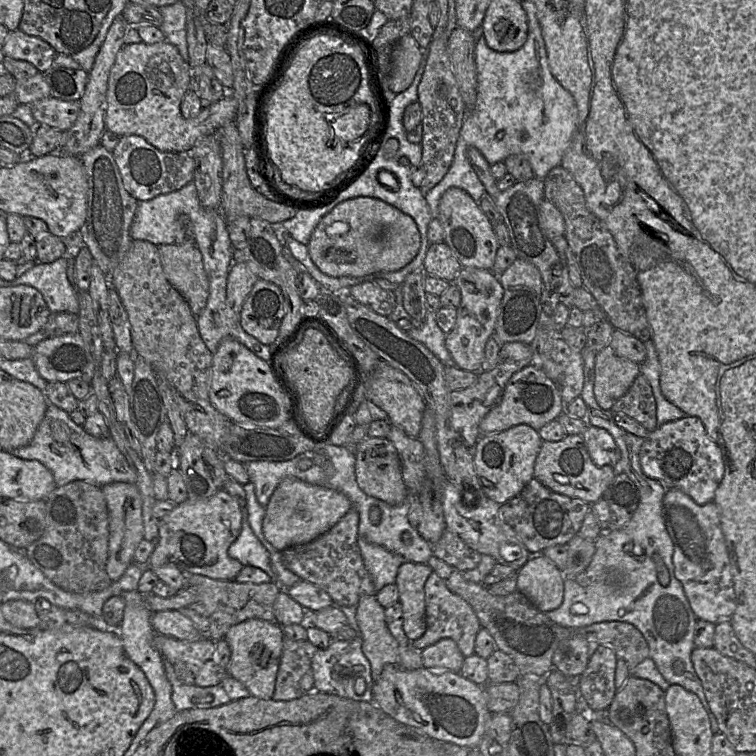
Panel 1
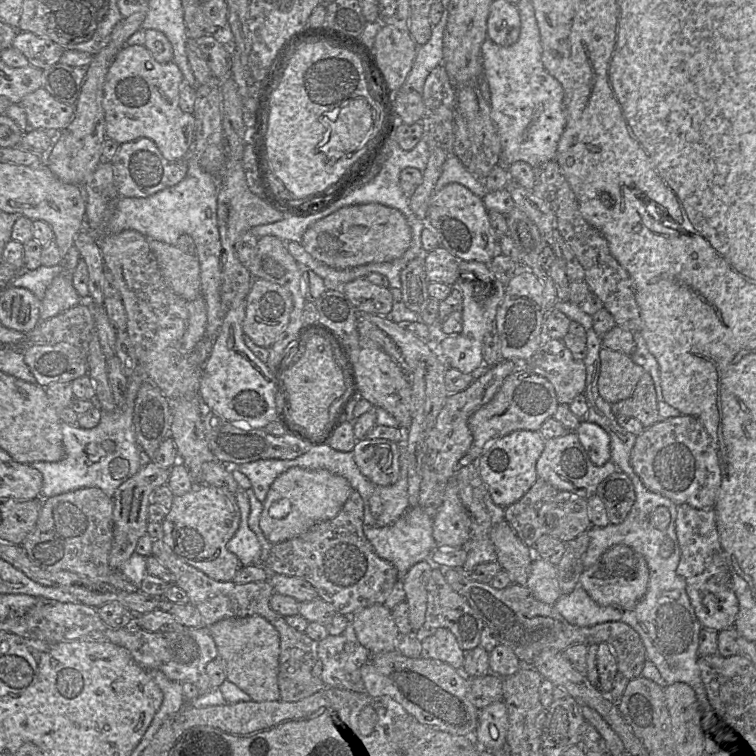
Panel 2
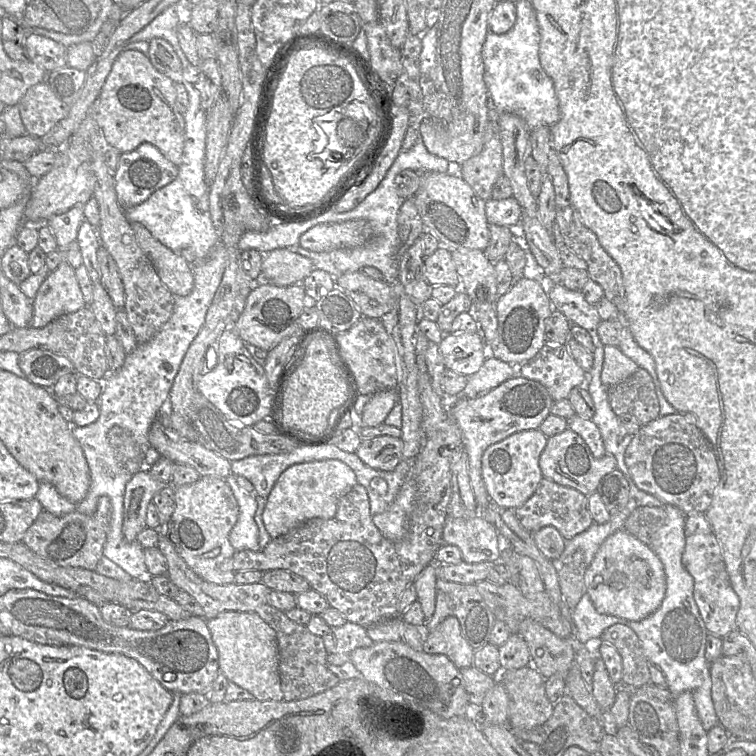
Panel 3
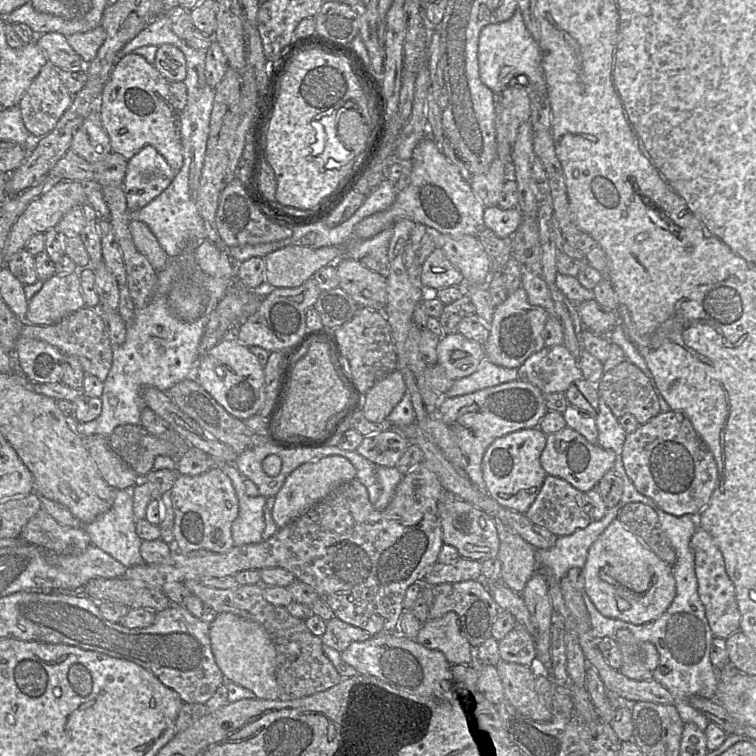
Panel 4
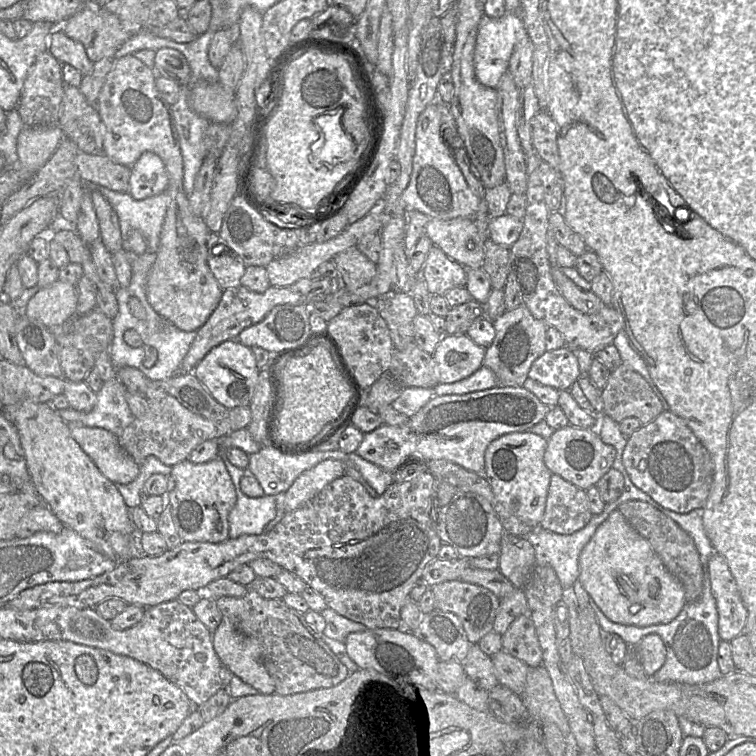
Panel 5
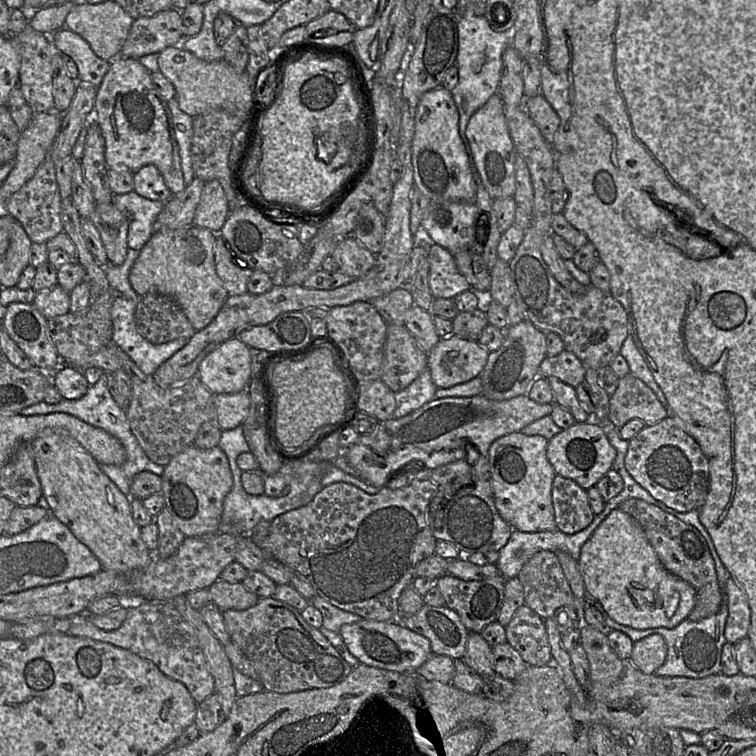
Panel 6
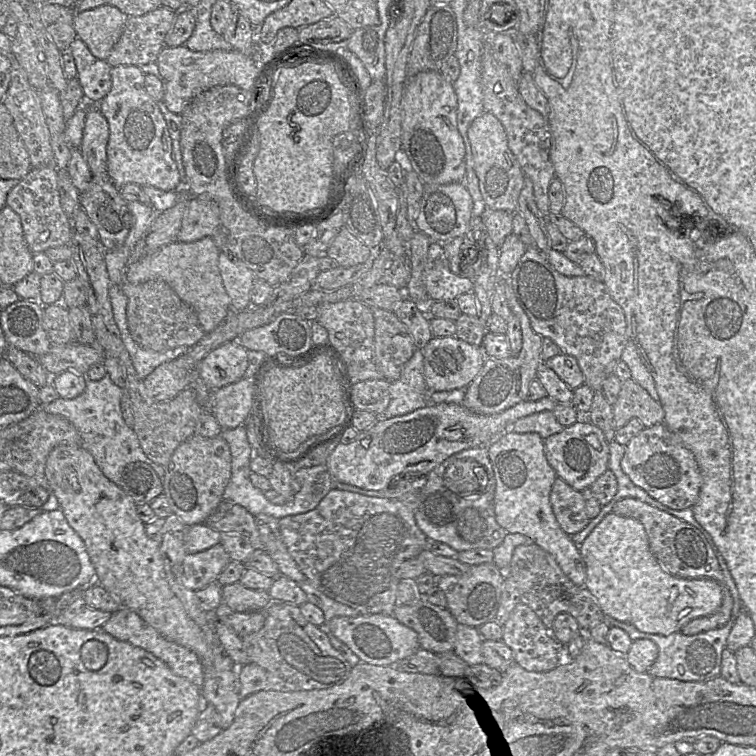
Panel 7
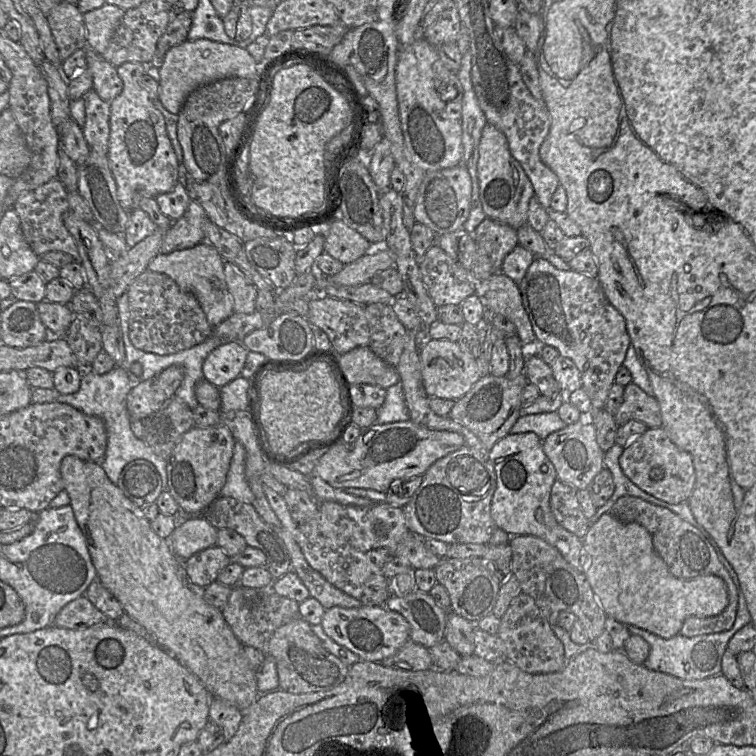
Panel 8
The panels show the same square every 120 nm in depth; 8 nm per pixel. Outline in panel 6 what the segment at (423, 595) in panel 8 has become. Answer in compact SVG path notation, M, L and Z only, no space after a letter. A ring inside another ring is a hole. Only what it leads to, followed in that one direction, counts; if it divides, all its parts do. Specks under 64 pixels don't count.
M424 604L414 615L399 616L399 622L426 637L434 655L445 655L454 660L464 656L469 631L452 609Z

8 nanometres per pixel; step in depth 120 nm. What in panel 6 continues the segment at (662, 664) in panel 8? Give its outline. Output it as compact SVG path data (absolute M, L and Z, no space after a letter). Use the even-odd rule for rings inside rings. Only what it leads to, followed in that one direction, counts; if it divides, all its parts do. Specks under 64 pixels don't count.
M723 595L719 611L700 621L683 620L673 629L649 628L636 630L615 622L604 611L599 602L592 601L594 607L600 612L605 623L612 630L626 634L634 643L652 634L661 635L667 645L667 658L664 664L654 673L658 677L684 677L689 679L702 679L711 675L721 673L721 653L726 643L724 629L728 615L727 602Z

